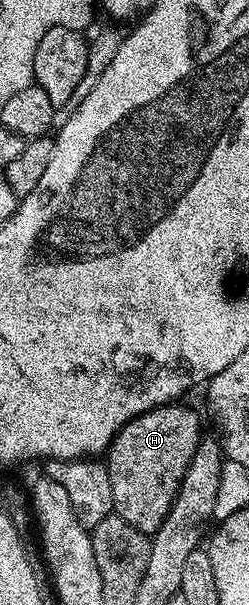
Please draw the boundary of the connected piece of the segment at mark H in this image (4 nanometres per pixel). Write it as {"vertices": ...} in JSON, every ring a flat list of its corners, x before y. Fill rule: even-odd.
{"vertices":[[170,404,156,406,146,414,133,418,118,434,113,437,113,442,107,451,107,465,111,476,111,496,113,508,120,518,127,520,135,529,142,530,144,534,153,535,171,512,171,504,181,487,183,476,191,464,191,456,199,448,203,431,201,431,201,418,185,404]]}

